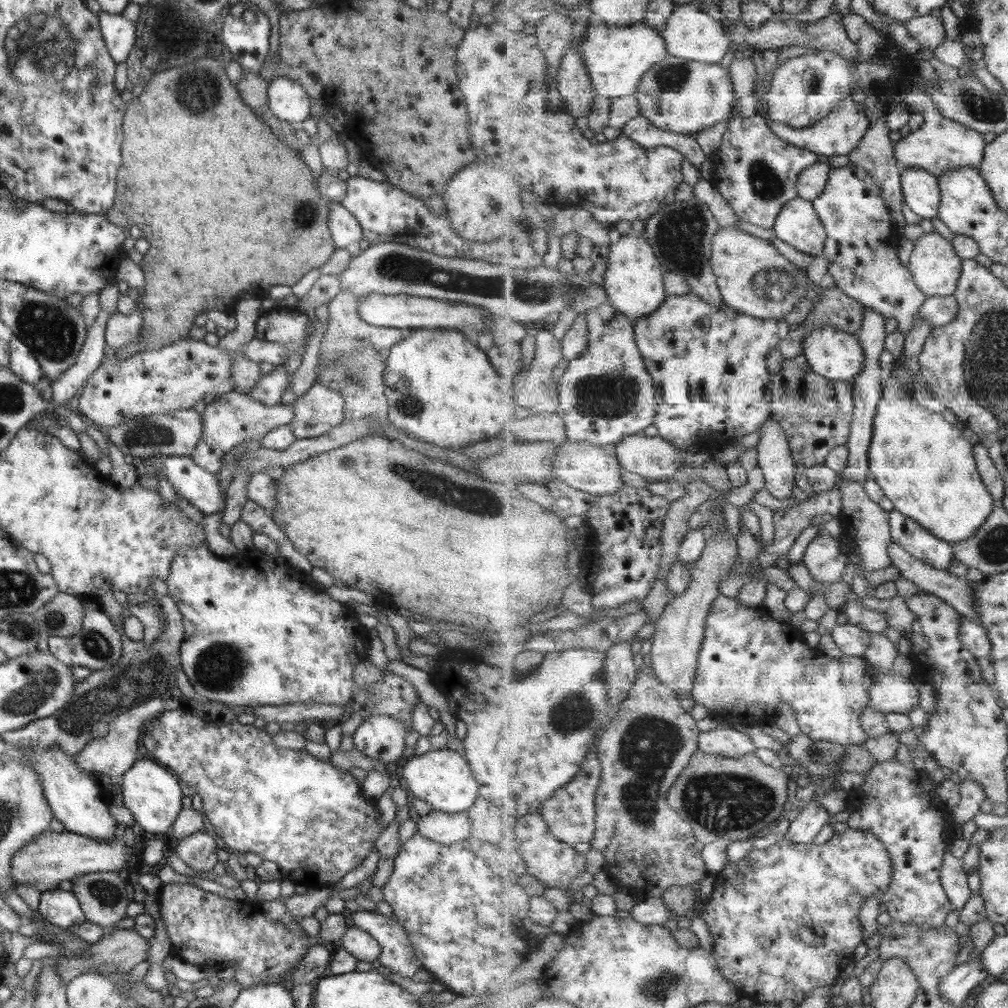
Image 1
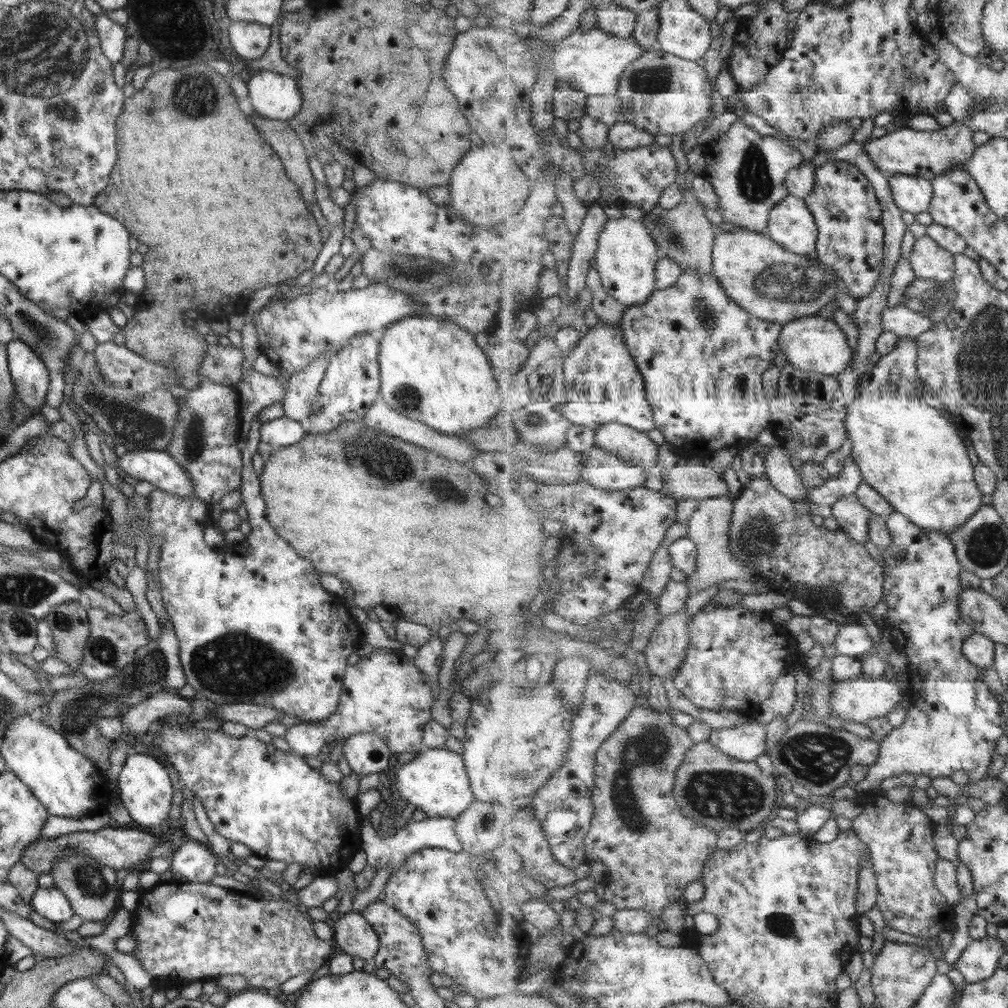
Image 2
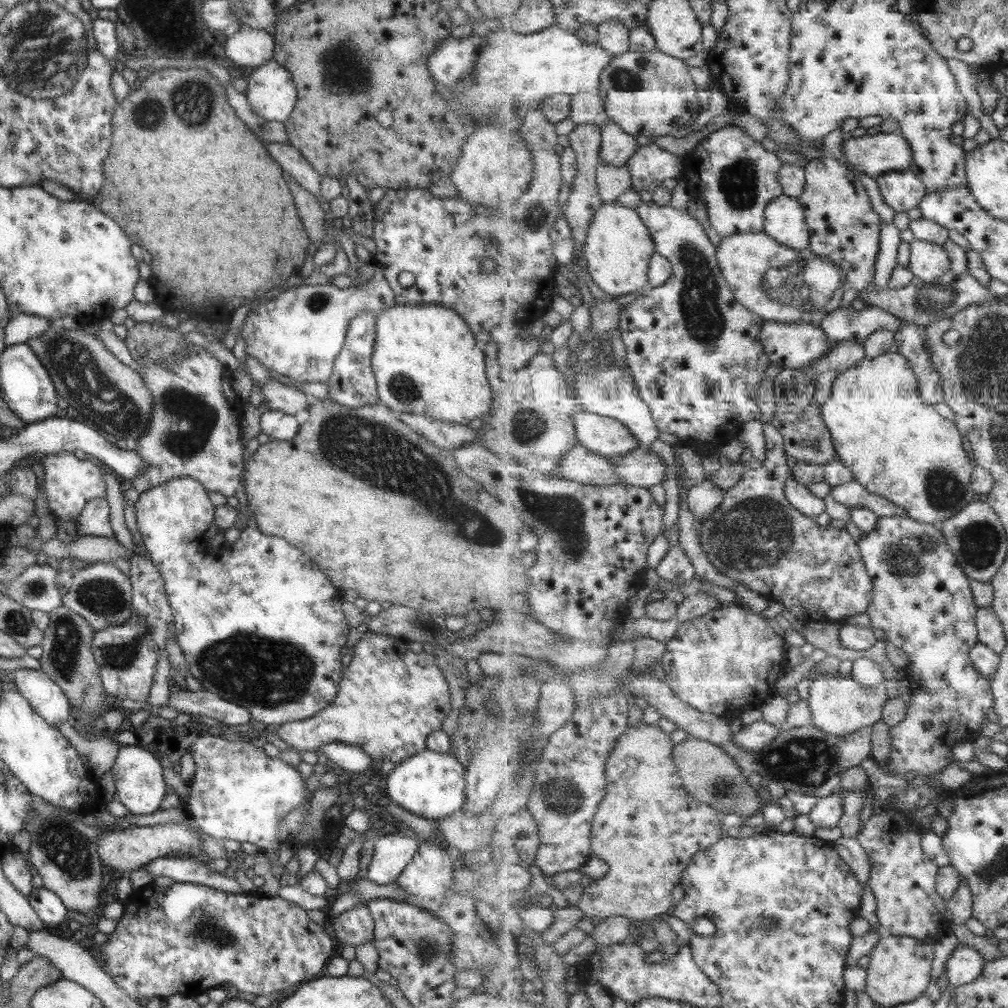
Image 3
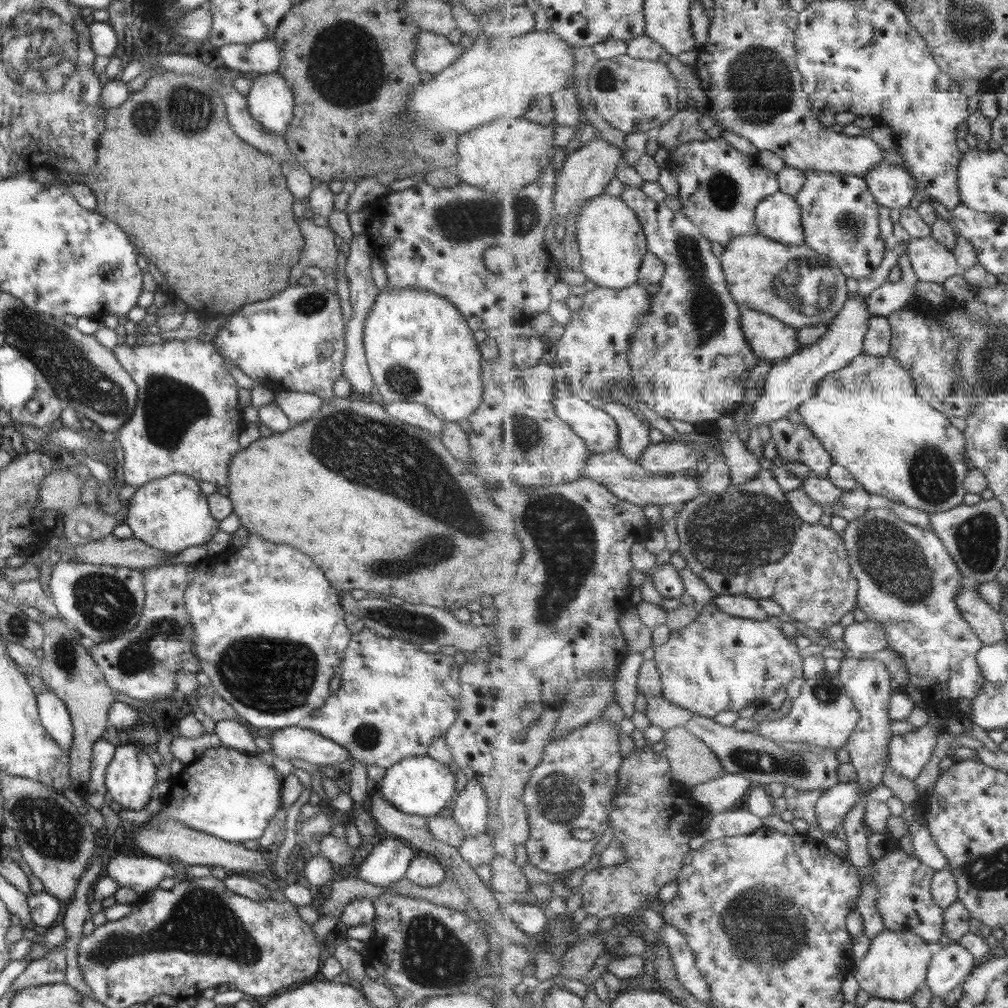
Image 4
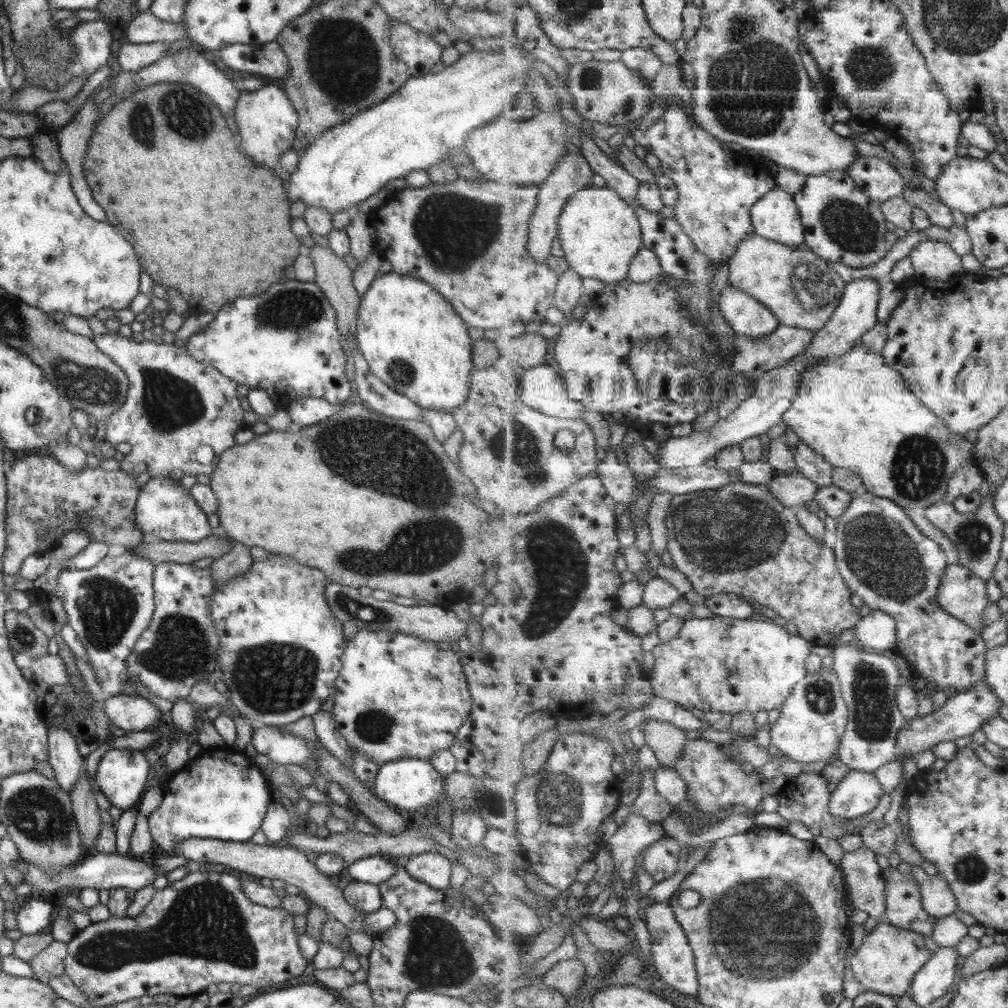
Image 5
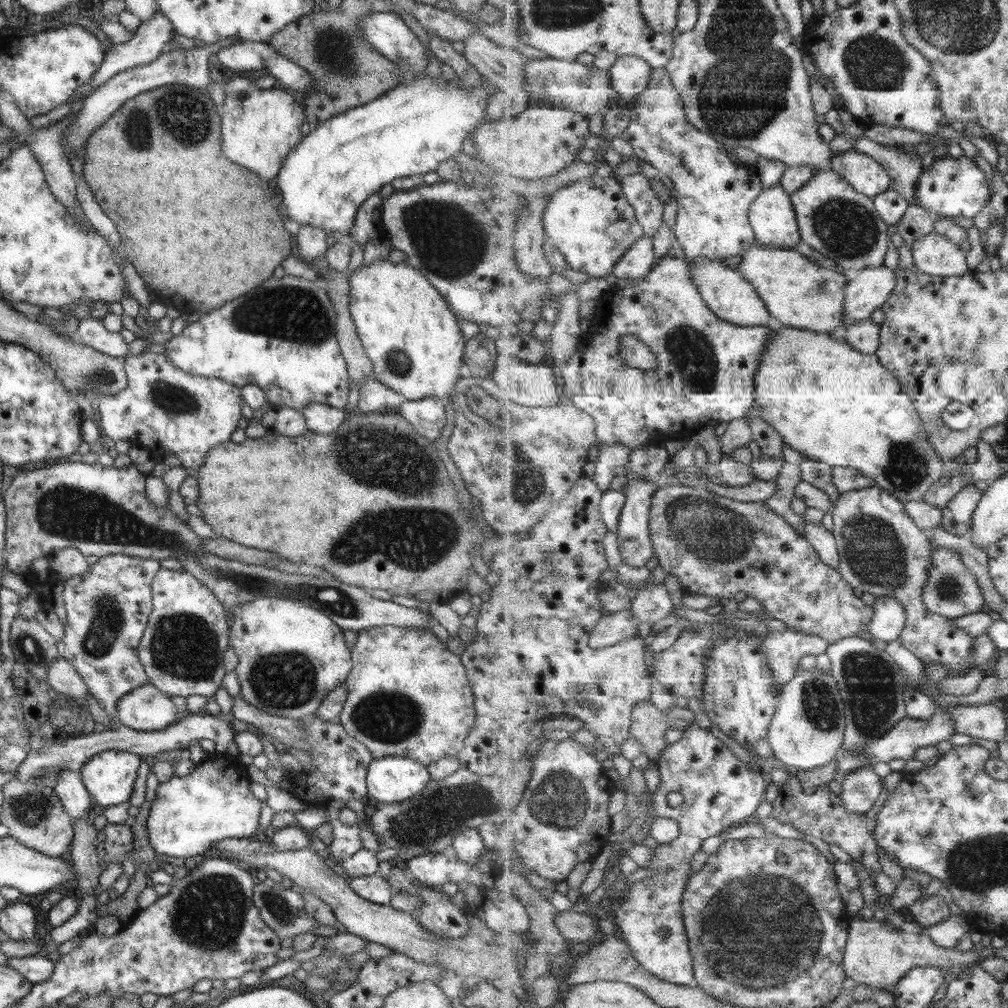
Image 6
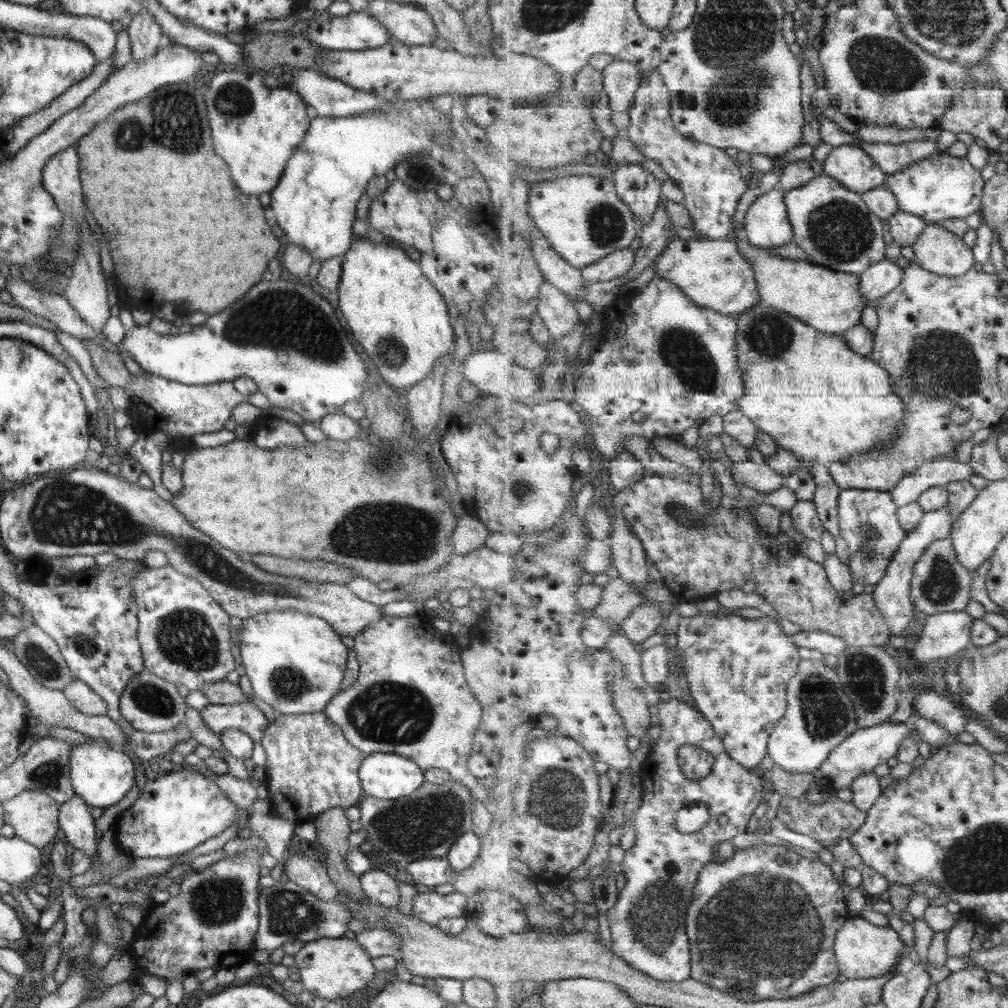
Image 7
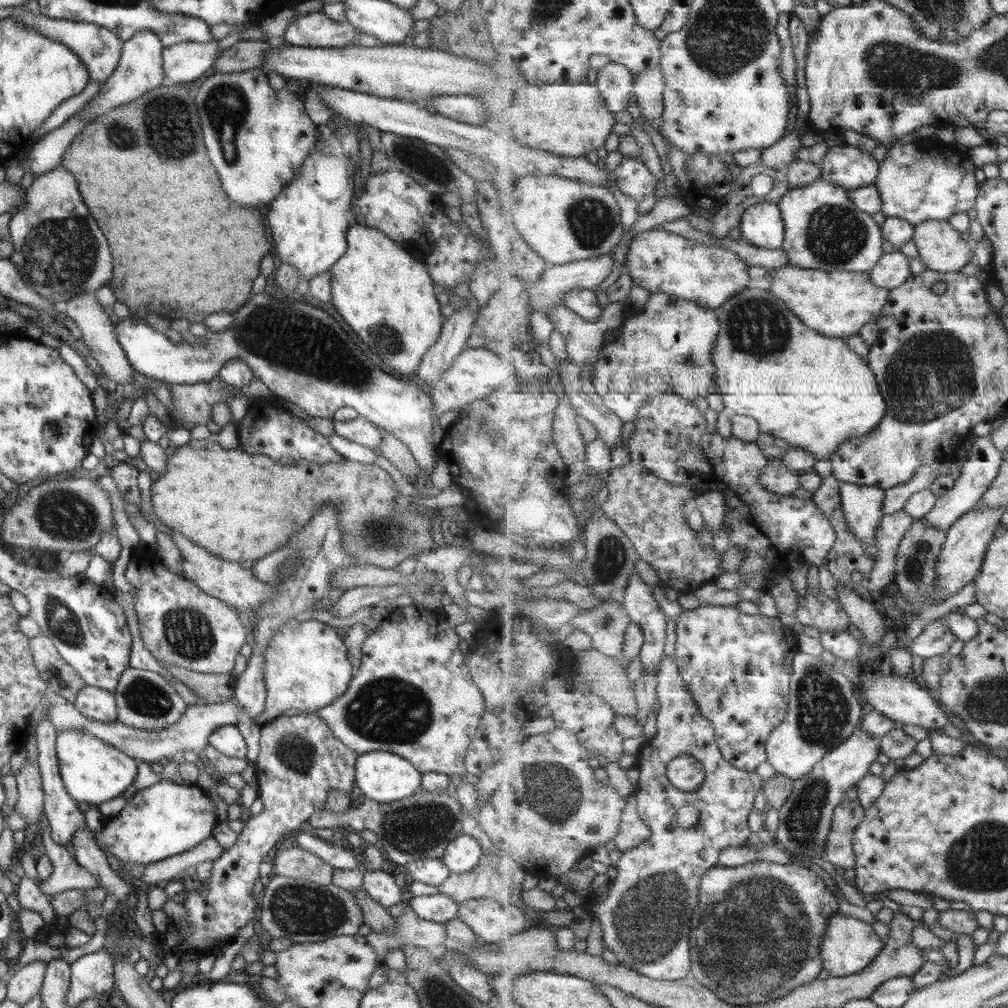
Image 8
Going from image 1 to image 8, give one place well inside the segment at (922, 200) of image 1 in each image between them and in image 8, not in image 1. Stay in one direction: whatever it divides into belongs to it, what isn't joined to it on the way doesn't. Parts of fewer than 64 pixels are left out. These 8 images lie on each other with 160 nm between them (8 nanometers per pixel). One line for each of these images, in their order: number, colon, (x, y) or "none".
2: (914, 194)
3: (902, 190)
4: (894, 187)
5: (876, 177)
6: (863, 172)
7: (852, 166)
8: (848, 166)

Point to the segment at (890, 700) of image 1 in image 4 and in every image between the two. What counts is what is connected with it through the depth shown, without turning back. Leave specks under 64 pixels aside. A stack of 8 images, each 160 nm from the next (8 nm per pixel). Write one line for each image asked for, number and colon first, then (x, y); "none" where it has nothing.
2: (859, 700)
3: (839, 706)
4: (824, 714)

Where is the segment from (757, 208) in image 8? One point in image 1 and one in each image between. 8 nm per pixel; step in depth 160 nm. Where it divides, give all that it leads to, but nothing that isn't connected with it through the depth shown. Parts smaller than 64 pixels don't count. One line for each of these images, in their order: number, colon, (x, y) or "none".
1: (799, 225)
2: (791, 224)
3: (785, 217)
4: (779, 217)
5: (776, 216)
6: (774, 220)
7: (767, 224)

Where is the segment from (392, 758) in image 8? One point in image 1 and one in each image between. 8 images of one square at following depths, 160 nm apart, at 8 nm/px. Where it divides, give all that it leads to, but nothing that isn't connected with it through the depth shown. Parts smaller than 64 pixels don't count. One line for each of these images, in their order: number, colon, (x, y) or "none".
1: (442, 778)
2: (434, 781)
3: (429, 784)
4: (419, 785)
5: (407, 784)
6: (388, 779)
7: (386, 776)

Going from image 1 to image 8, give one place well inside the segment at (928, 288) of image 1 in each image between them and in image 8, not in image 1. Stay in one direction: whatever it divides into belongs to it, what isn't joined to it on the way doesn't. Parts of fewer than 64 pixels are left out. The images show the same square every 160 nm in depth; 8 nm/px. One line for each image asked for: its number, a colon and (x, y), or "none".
2: (930, 260)
3: (929, 261)
4: (932, 261)
5: (933, 259)
6: (936, 254)
7: (939, 250)
8: (942, 247)

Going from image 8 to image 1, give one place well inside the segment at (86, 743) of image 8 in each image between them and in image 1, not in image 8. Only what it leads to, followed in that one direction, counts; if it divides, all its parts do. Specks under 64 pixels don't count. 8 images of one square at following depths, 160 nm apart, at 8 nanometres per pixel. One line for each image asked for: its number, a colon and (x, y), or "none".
1: (150, 791)
2: (143, 788)
3: (139, 786)
4: (130, 775)
5: (120, 774)
6: (108, 777)
7: (101, 776)

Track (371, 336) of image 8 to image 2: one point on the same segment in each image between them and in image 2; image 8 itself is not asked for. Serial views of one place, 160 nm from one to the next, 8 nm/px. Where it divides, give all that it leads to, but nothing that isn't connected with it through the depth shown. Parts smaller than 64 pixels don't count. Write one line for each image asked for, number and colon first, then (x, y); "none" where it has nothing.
2: (433, 371)
3: (425, 360)
4: (418, 348)
5: (412, 340)
6: (409, 335)
7: (395, 314)

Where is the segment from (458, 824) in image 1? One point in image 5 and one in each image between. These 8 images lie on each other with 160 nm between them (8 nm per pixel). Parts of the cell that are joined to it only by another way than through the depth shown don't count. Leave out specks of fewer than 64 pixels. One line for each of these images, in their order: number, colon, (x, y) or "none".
2: (381, 850)
3: (390, 854)
4: (387, 862)
5: (374, 869)

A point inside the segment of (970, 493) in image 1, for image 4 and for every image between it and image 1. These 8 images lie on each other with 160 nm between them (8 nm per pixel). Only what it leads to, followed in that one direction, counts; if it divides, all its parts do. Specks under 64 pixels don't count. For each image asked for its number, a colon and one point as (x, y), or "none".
2: (920, 461)
3: (898, 446)
4: (869, 416)

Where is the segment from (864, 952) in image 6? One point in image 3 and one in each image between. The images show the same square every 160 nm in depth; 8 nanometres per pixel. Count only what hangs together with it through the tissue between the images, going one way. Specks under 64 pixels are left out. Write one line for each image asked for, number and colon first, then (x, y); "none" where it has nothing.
3: (900, 970)
4: (896, 966)
5: (887, 961)

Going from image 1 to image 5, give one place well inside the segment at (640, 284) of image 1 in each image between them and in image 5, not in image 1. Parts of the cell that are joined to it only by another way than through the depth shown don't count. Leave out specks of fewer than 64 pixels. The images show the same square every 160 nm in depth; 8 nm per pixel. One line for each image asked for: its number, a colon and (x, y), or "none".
2: (626, 258)
3: (619, 246)
4: (612, 241)
5: (599, 232)

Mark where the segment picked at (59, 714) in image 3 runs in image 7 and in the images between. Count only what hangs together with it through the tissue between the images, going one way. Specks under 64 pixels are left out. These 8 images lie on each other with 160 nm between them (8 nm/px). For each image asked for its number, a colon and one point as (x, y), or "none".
4: (54, 718)
5: (66, 763)
6: (76, 801)
7: (74, 820)

